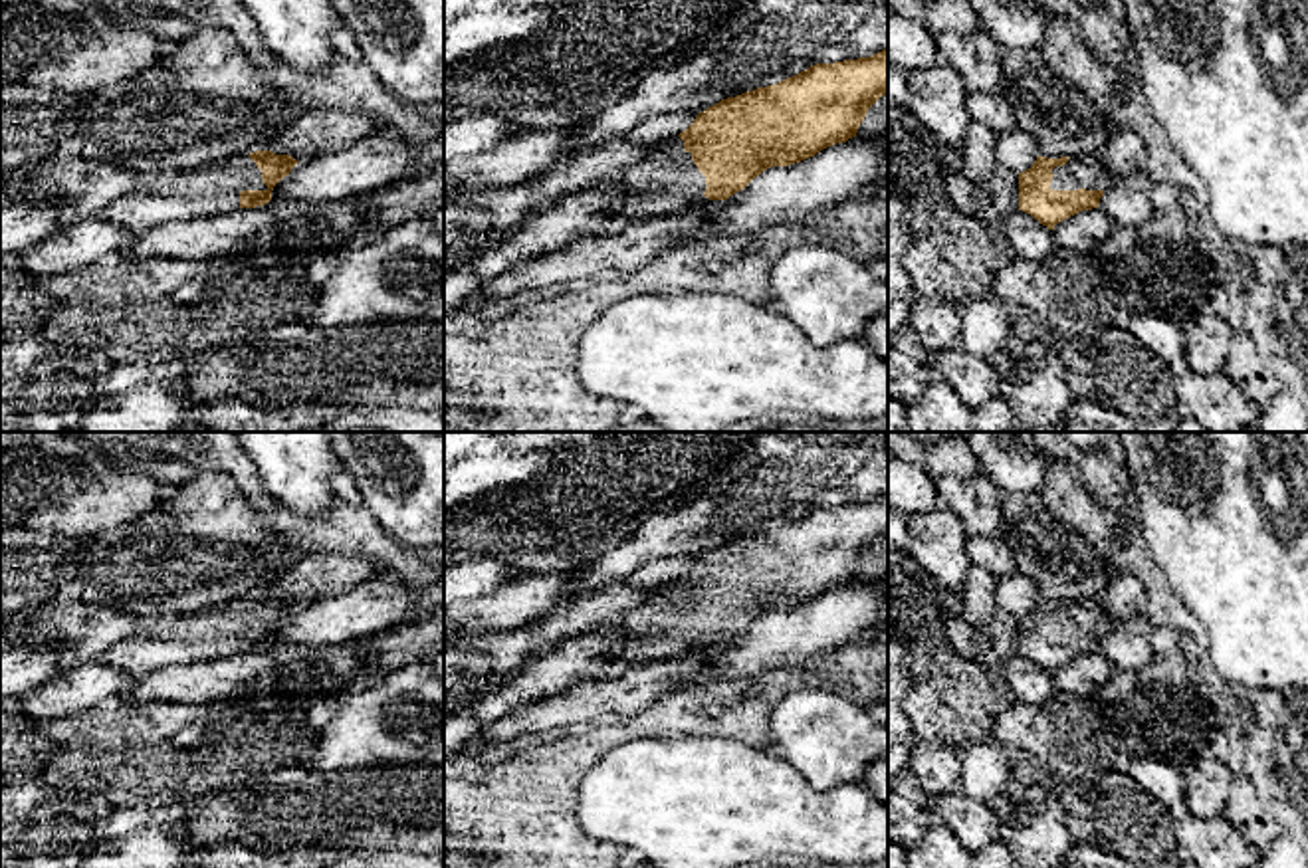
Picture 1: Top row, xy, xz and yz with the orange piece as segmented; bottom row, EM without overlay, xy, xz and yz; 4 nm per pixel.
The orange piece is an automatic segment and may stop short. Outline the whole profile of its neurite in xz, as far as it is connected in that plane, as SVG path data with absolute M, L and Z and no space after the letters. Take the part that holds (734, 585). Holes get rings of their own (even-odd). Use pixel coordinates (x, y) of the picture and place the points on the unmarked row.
M888 493L870 501L817 507L775 529L721 543L698 557L678 581L593 630L630 634L632 640L612 652L628 666L674 660L713 644L727 644L771 610L801 606L856 581L868 553L886 537Z

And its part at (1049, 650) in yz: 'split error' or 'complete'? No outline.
split error

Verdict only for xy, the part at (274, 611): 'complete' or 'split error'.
split error

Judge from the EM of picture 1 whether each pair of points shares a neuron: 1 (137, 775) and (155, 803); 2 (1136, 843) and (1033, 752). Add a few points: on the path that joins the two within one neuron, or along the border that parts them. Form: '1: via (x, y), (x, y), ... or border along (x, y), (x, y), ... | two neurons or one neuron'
1: via (141, 781), (155, 797) | one neuron
2: via (1110, 821), (1059, 769) | one neuron

